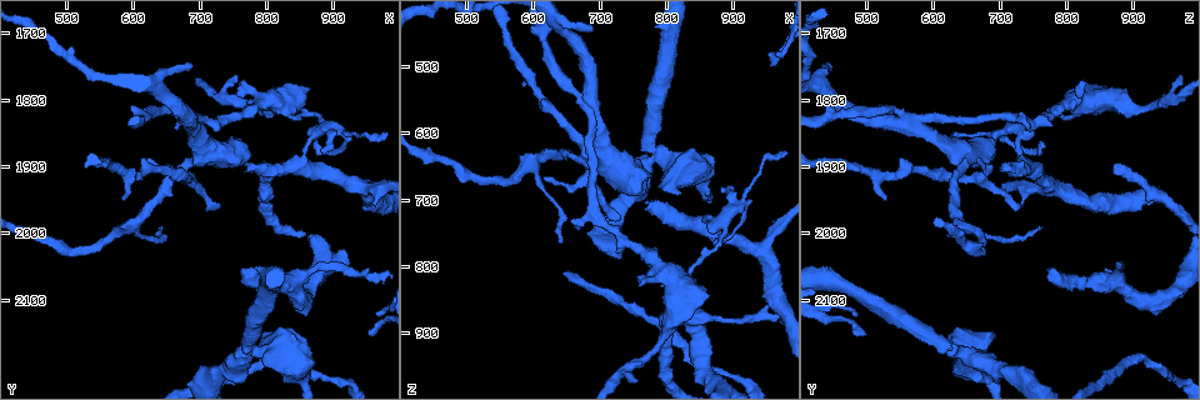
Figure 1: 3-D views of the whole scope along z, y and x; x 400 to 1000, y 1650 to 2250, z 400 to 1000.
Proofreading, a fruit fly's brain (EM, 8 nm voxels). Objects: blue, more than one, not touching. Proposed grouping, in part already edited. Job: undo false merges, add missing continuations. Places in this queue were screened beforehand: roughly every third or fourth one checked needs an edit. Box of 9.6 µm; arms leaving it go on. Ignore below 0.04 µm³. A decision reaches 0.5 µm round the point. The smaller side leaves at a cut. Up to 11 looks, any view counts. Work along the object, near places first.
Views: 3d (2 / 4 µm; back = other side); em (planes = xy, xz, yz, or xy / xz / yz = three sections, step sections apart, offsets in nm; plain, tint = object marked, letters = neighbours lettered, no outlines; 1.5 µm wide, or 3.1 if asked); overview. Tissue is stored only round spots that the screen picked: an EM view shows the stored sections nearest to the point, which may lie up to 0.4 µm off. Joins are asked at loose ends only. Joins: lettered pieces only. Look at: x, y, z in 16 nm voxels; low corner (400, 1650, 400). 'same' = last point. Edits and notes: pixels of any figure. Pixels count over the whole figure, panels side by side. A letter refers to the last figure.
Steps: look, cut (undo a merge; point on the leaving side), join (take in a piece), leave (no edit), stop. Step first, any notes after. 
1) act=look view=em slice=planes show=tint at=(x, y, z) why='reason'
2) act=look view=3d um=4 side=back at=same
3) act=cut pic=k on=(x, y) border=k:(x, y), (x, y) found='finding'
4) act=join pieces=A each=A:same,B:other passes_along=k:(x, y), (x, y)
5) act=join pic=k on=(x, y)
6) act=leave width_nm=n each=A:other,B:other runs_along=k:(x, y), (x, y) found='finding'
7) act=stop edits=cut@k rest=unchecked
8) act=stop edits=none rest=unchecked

act=look view=em slice=planes show=letters at=(790, 2180, 640) why='arms part here'

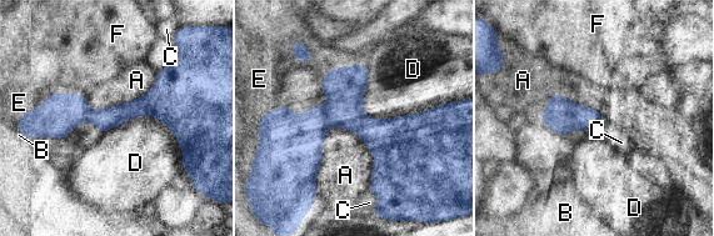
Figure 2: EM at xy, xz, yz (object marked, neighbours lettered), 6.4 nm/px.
act=cut pic=2 on=(344, 88) each=A:other,B:other,C:other,D:other,E:other,F:other border=2:(323, 106), (329, 125) found='two neurons meet here'

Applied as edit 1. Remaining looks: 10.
act=look view=3d um=2 at=(790, 1900, 875) why='branch stops here'

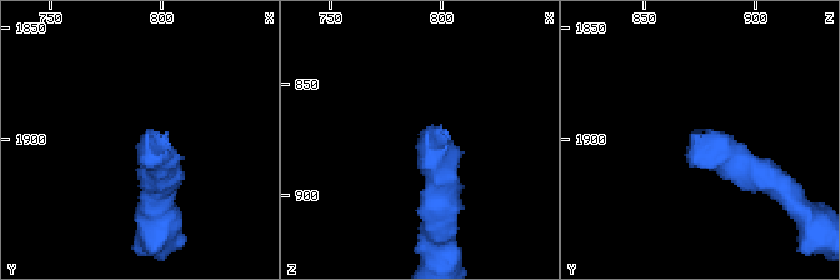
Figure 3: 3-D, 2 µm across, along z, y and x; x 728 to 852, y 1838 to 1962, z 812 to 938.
act=look view=em slice=planes show=letters at=(792, 1897, 873)

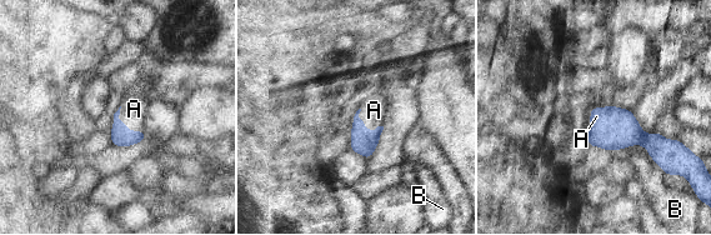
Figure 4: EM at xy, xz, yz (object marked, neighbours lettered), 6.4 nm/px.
act=join pieces=A width_nm=130 each=A:same,B:other passes_along=4:(364, 141), (364, 124), (374, 110) found='the neuron continues'

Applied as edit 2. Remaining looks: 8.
act=look view=em slice=planes show=plain at=(760, 1770, 825) why='an open end'

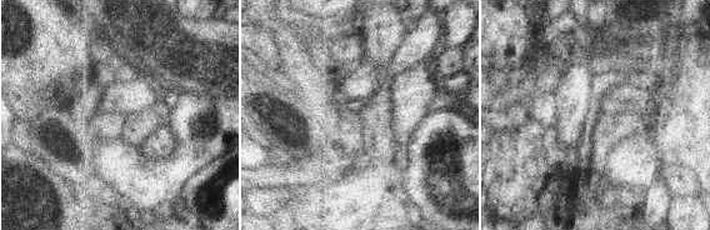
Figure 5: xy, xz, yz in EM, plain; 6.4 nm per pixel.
act=look view=em slice=planes show=letters at=same

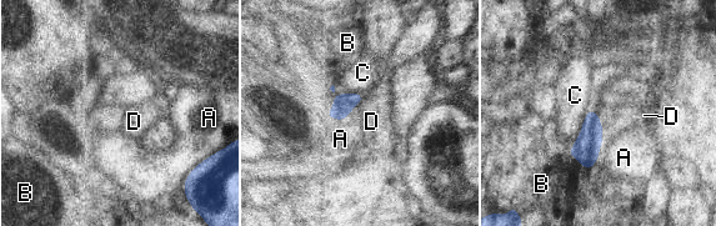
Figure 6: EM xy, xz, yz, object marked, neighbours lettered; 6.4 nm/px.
act=leave longest_contact=C:320nm each=A:other,B:other,C:other,D:other border=6:(591, 109), (597, 115), (604, 134) found='no lettered piece goes on from it'

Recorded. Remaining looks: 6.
act=look view=em slice=yz step=8 show=letters at=(850, 1895, 735) why='narrows sharply'

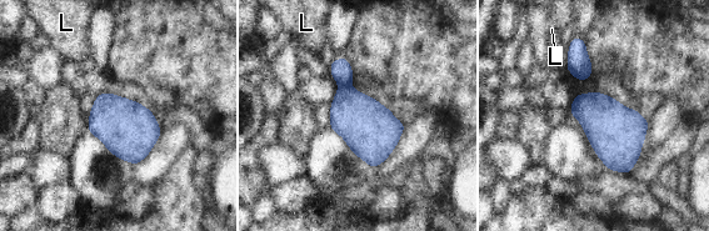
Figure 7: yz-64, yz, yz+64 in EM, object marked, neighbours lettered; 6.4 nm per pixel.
act=cut pic=7 on=(341, 71) width_nm=300 each=L:other border=7:(339, 85), (349, 86) found='a second neuron is stuck on'

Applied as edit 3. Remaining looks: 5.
act=stop edits=cut@2,join@4,cut@7 rest=unchecked

